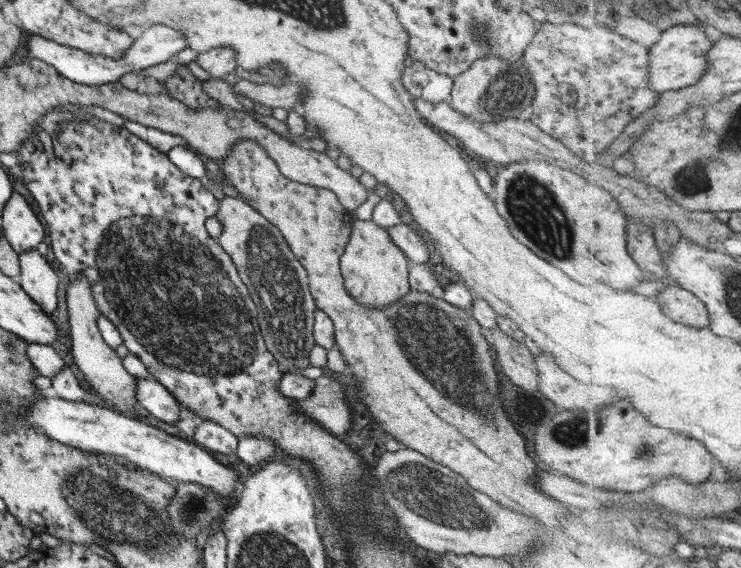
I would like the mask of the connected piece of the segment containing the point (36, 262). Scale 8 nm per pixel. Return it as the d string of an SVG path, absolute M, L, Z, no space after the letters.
M36 248L19 255L21 274L19 285L24 292L40 305L40 308L53 317L58 306L58 276L52 265Z

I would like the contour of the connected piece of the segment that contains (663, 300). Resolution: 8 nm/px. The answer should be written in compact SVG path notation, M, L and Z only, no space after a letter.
M680 285L669 286L657 294L666 316L696 328L709 328L712 323L707 303L697 294Z

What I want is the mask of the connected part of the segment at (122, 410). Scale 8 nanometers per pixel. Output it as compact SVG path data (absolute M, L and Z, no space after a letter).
M78 275L76 279L70 281L67 289L67 307L69 310L69 323L71 324L70 338L72 338L72 356L77 364L78 370L82 372L84 380L88 382L97 398L108 409L112 409L120 415L134 418L136 420L145 420L138 418L136 412L137 400L137 380L124 369L122 359L118 357L116 351L102 338L97 327L97 316L101 313L94 302L91 286L84 275Z

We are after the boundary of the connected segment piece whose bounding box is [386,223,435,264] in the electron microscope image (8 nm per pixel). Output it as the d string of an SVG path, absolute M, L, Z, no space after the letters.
M400 223L386 229L390 238L412 264L425 264L430 258L435 257L435 254L430 252L422 237L410 227L410 224Z

